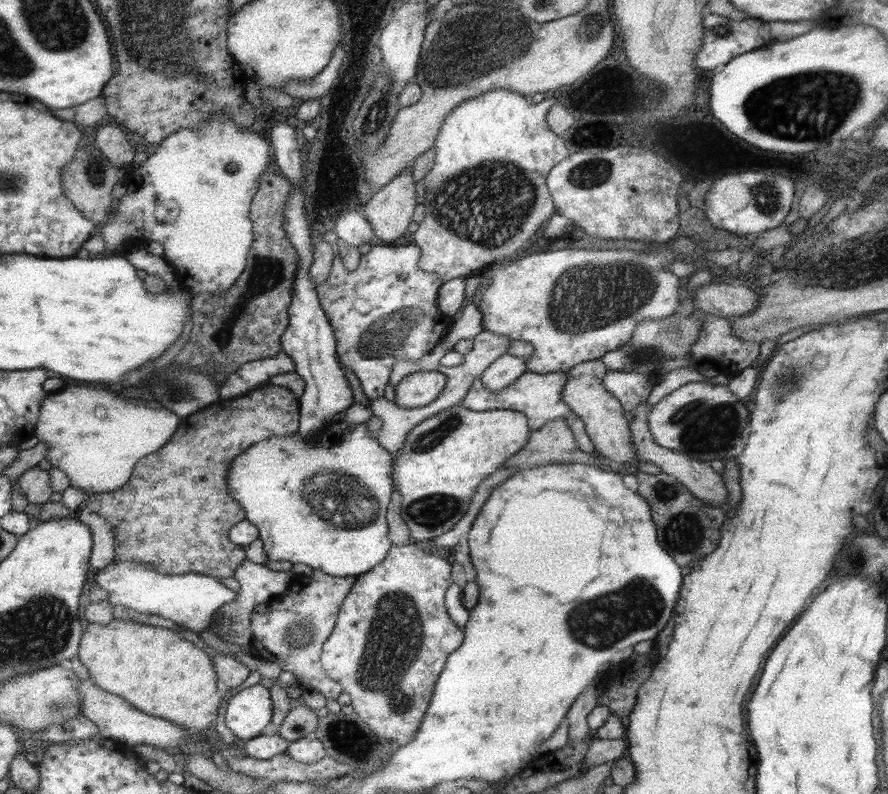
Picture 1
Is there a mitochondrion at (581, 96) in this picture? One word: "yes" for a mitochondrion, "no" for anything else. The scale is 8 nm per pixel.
no

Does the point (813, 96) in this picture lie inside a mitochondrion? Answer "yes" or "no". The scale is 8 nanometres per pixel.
yes

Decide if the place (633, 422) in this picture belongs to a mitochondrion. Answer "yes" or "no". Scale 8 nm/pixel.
no

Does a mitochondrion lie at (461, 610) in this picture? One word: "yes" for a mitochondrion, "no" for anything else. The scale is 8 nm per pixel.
no

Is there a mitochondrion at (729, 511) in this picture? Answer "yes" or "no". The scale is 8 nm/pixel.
no

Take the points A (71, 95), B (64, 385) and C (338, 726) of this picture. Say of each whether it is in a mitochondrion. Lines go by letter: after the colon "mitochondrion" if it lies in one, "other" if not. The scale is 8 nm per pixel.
A: other
B: other
C: mitochondrion

